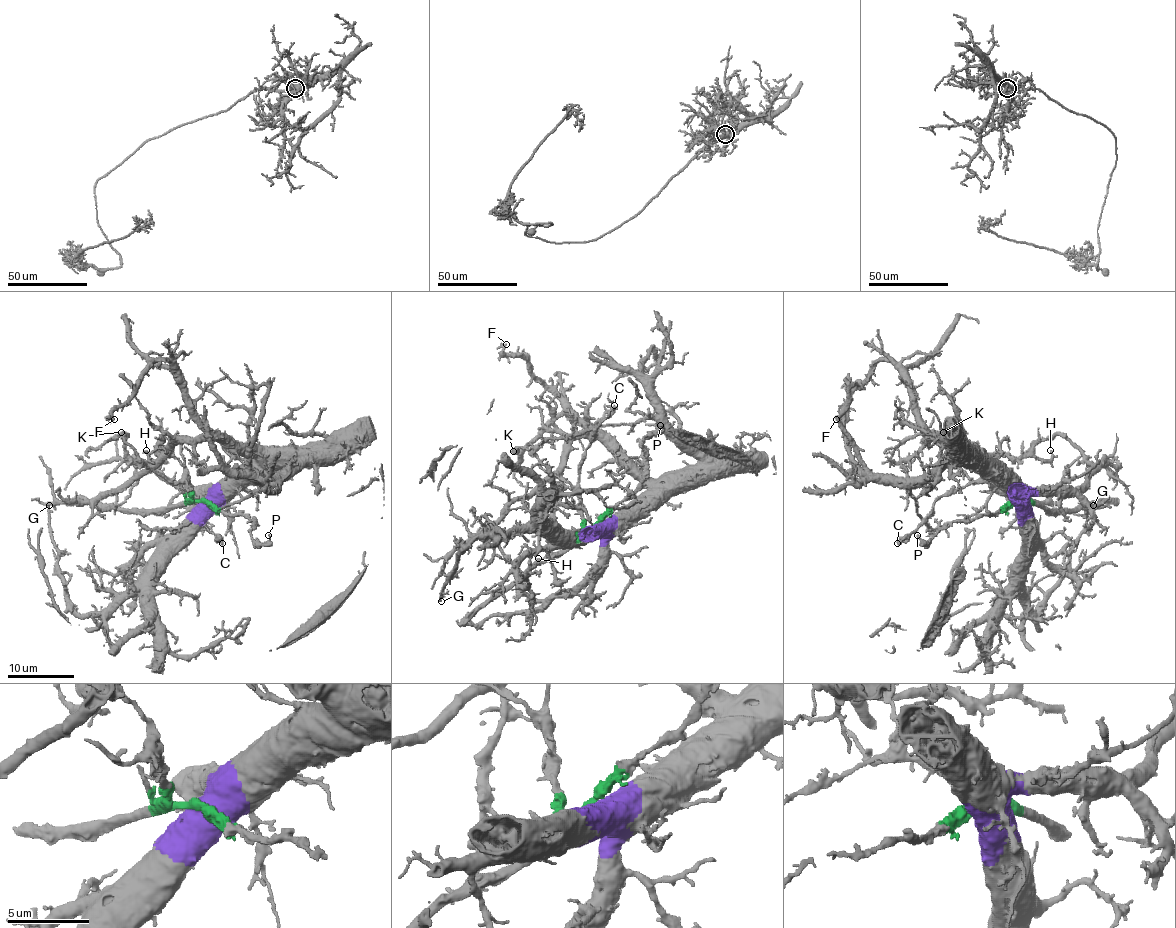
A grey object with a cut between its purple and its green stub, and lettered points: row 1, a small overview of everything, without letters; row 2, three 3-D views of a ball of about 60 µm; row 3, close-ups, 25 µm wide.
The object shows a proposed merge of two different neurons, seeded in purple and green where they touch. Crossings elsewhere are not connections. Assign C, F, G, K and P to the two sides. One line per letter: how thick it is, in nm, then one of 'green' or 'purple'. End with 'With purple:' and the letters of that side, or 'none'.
C: 280 nm | green
F: 240 nm | purple
G: 280 nm | purple
K: 500 nm | green
P: 170 nm | green
With purple: F, G

